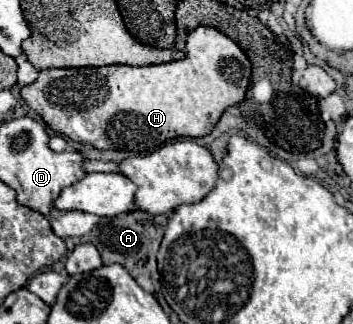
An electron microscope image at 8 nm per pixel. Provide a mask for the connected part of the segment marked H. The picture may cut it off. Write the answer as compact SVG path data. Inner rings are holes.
M198 26L188 34L186 40L186 56L178 62L158 64L158 66L102 66L102 68L52 68L42 70L38 78L20 88L20 96L24 102L36 110L44 122L52 126L58 134L72 138L74 142L88 142L98 150L128 150L128 152L152 152L160 148L166 140L174 140L178 136L184 138L200 138L212 132L218 118L228 106L234 106L244 100L248 80L250 80L250 60L232 42L228 36L210 26ZM112 120L112 140L82 140L92 138L94 132L102 132Z

